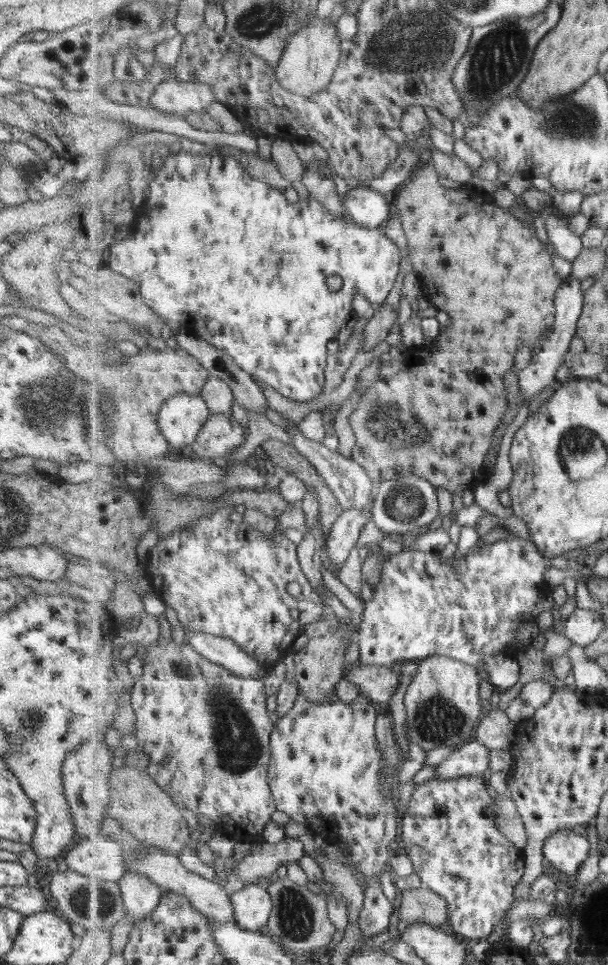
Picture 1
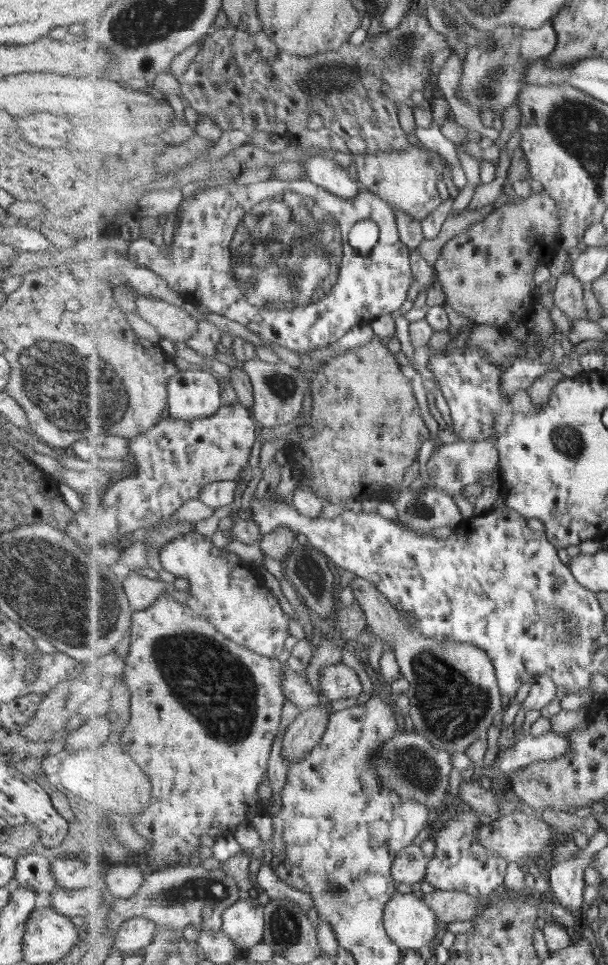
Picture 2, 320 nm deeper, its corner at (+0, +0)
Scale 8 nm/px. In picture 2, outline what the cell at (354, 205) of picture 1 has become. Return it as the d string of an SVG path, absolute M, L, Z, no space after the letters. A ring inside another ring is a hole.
M309 156L304 161L304 170L309 181L321 185L329 192L344 199L355 199L360 194L362 185L352 172L341 168L339 163L325 156Z

